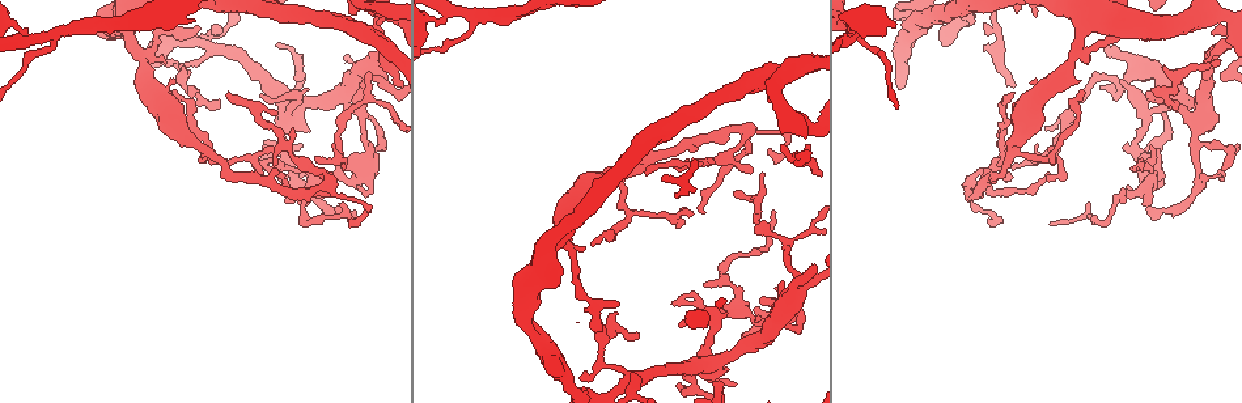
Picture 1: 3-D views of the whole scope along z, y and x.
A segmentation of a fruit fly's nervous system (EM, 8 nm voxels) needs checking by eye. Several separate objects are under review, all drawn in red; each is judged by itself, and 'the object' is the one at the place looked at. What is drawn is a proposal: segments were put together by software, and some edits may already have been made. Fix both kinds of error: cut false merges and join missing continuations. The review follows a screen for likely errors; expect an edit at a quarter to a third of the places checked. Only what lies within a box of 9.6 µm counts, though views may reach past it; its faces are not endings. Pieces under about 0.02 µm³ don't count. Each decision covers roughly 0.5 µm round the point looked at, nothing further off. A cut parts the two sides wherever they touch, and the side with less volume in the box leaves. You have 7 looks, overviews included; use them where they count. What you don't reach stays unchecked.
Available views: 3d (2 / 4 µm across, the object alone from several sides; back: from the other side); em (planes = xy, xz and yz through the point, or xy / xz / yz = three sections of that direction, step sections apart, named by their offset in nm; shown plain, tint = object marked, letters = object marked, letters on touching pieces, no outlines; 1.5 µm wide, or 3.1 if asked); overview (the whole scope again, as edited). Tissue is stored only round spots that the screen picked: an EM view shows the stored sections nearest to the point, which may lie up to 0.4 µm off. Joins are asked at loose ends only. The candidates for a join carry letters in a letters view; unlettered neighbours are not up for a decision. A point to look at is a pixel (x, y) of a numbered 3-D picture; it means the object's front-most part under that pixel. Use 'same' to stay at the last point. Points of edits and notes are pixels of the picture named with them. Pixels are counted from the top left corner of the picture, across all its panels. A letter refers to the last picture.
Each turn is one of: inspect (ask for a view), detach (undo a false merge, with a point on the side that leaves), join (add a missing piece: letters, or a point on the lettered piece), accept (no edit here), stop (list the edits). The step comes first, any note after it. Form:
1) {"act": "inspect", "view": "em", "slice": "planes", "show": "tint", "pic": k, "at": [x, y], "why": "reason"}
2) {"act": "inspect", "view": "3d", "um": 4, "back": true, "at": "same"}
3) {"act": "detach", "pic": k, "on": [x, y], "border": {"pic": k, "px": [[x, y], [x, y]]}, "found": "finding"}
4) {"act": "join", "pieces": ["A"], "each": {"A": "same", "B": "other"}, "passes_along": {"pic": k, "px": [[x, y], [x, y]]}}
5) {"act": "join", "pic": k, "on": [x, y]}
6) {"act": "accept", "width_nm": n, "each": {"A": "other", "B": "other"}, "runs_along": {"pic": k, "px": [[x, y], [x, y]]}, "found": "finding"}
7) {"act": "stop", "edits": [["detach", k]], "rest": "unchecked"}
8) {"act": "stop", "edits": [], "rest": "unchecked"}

{"act": "inspect", "view": "3d", "um": 4, "pic": 1, "at": [1151, 145]}

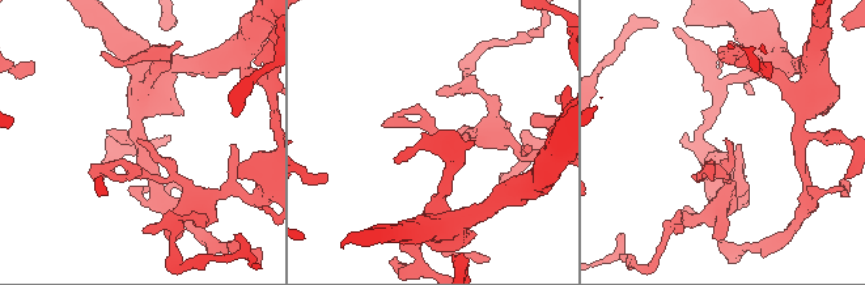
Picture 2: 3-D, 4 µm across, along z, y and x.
{"act": "inspect", "view": "em", "slice": "xy", "step": 8, "show": "tint", "pic": 2, "at": [726, 140]}

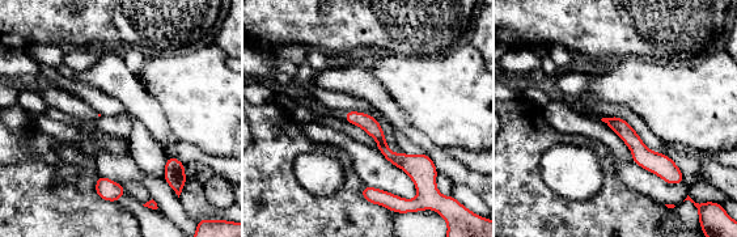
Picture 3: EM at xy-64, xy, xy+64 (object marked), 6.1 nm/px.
{"act": "inspect", "view": "em", "slice": "planes", "show": "letters", "at": "same", "why": "another direction"}

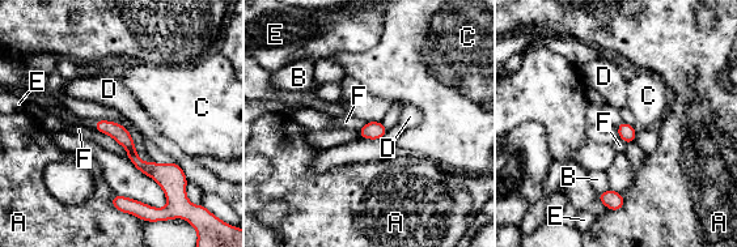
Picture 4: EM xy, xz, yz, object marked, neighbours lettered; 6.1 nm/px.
{"act": "accept", "each": {"A": "other", "B": "other", "C": "other", "D": "other", "E": "other", "F": "other"}, "border": {"pic": 4, "px": [[93, 128], [111, 136], [127, 156]]}, "found": "none of them fits"}

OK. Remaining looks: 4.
{"act": "inspect", "view": "em", "slice": "xz", "step": 4, "show": "tint", "pic": 1, "at": [1078, 52], "why": "branch point"}

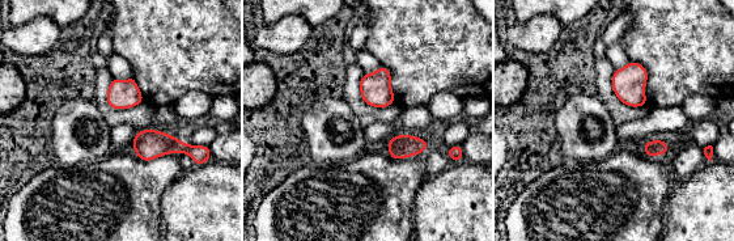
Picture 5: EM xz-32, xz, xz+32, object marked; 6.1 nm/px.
{"act": "inspect", "view": "em", "slice": "planes", "show": "letters", "at": "same"}

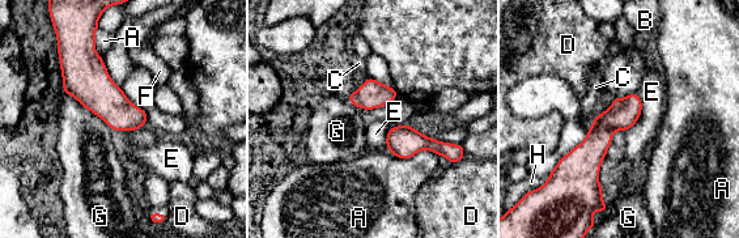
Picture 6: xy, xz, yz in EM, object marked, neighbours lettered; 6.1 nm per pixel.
{"act": "accept", "each": {"A": "other", "B": "other", "C": "other", "D": "other", "E": "other", "F": "other", "G": "other", "H": "other"}, "border": {"pic": 6, "px": [[637, 92], [641, 114], [624, 131]]}, "found": "one neuron here"}

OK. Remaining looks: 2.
{"act": "stop", "edits": [], "rest": "unchecked"}

